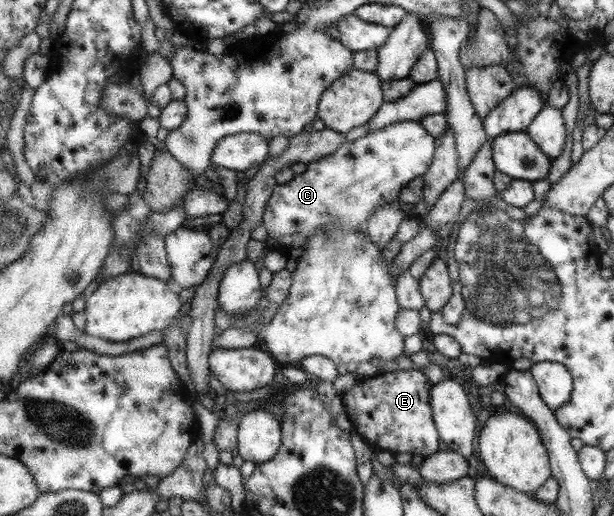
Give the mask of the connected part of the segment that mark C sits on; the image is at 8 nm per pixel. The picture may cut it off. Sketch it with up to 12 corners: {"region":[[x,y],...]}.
{"region":[[418,122],[346,141],[274,184],[262,212],[286,256],[330,222],[361,230],[432,165]]}

